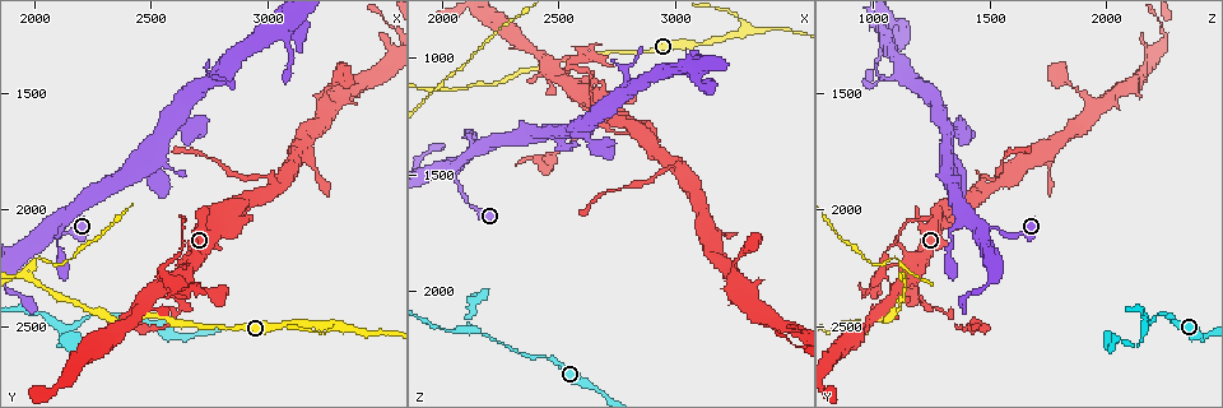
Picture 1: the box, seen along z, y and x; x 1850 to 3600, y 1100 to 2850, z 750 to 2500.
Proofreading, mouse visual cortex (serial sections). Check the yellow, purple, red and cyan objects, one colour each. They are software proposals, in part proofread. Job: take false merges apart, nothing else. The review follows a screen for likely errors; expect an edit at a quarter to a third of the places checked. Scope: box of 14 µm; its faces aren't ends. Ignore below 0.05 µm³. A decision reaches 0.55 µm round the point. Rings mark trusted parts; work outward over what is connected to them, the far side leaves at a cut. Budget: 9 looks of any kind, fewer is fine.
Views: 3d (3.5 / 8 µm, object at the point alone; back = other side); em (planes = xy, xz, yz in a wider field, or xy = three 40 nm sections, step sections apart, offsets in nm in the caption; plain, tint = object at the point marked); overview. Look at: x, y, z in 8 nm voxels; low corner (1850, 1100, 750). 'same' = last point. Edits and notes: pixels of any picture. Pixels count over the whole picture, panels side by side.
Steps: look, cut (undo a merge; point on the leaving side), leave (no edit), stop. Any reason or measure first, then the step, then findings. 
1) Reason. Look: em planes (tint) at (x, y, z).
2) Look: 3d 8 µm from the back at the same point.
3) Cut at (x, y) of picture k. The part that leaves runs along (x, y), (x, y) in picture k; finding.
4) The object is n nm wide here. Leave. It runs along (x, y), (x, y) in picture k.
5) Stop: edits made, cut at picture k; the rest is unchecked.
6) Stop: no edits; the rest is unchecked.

A fork. Look: 3d 3.5 µm at (3310, 2510, 880).

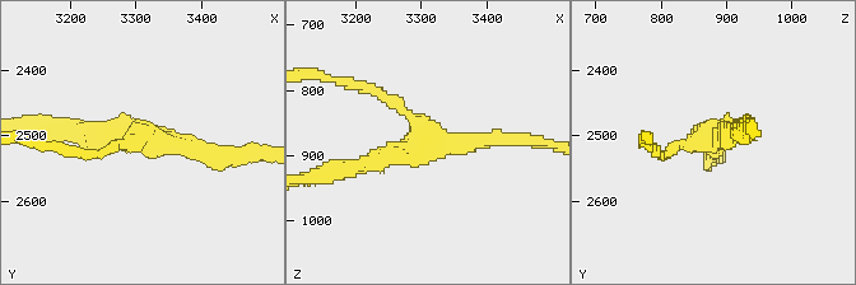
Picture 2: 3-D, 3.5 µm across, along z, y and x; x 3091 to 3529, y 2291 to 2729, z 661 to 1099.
Now the EM. Look: em planes (tint) at (3300, 2500, 885).

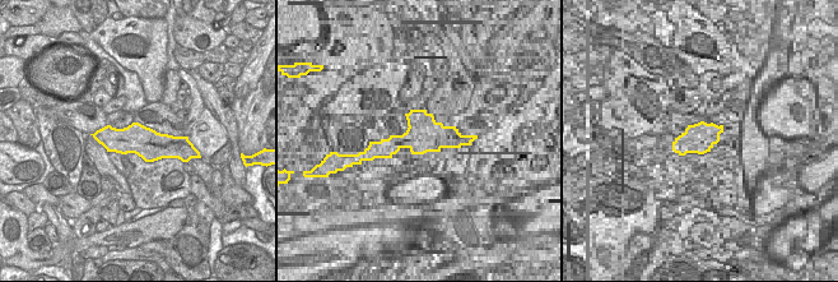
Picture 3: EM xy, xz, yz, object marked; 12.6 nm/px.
Leave. It runs along (97, 135), (175, 143) in picture 3; one cell here.

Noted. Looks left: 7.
Sharp bend. Look: 3d 8 µm at (3020, 1910, 1470).

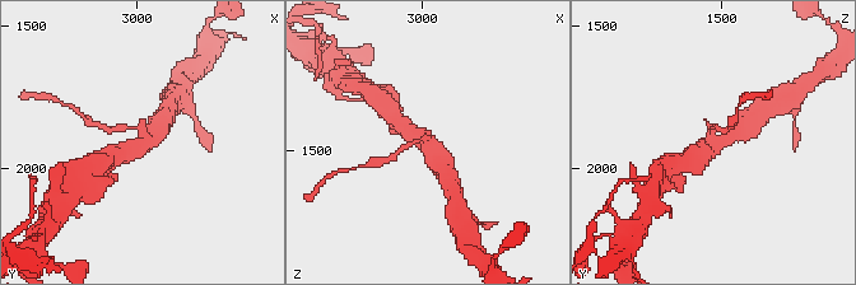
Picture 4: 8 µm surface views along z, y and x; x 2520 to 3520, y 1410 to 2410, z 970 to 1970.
3 arms meet here; the arms are 150, 500, 500 nm wide. Look: em planes (tint) at (3030, 1910, 1480).

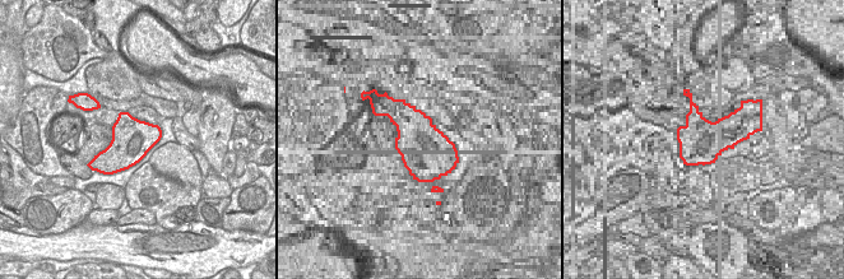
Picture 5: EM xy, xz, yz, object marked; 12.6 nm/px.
Cut at (116, 129) of picture 4. The part that leaves runs along (142, 131), (96, 124) in picture 4; a second cell is stuck on.

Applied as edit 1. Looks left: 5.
Four-way junction. Look: 3d 3.5 µm at (1970, 2270, 1130).

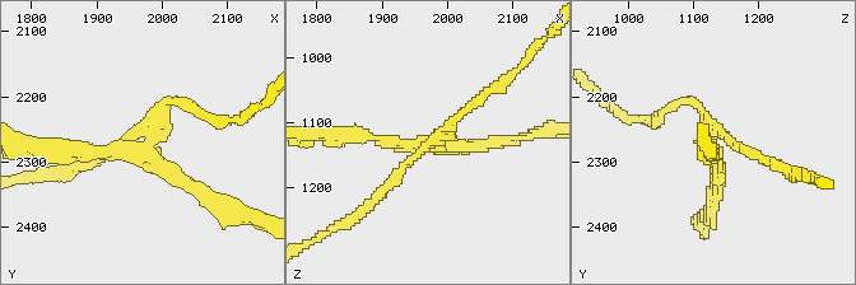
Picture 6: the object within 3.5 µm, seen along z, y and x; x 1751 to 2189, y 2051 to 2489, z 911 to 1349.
4 arms meet here; the arms are 100, 150, 150, 150 nm wide; need the tissue. Look: em xy step 1 (tint) at (1970, 2280, 1125).

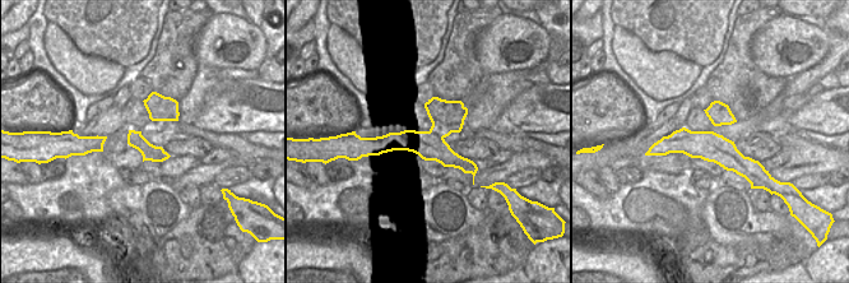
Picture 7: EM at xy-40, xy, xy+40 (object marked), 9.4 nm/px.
Cut at (395, 182) of picture 6. A border runs along (430, 130), (442, 138) in picture 7; two cells meet here.

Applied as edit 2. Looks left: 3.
Look: overview.

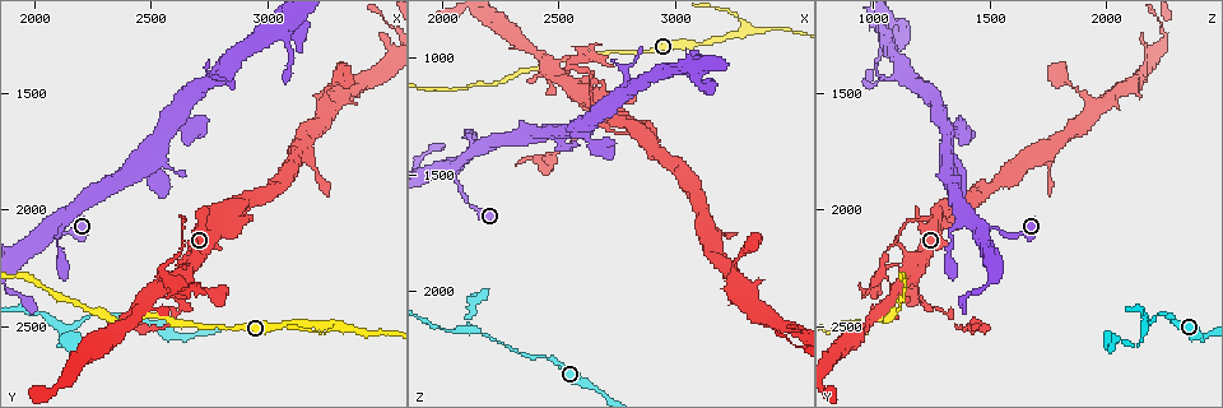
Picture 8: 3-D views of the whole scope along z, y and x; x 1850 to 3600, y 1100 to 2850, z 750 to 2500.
Three-way junction. Look: 3d 8 µm at (2130, 2520, 2170).

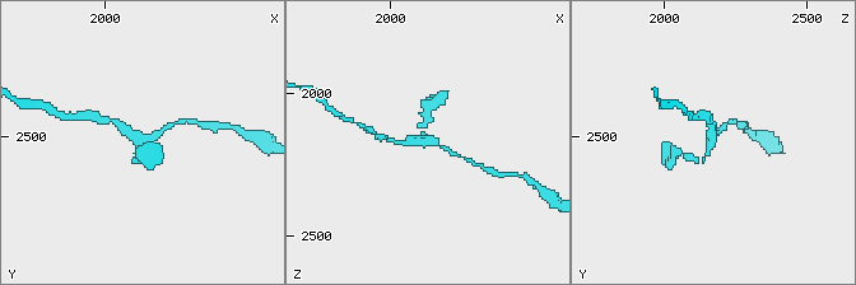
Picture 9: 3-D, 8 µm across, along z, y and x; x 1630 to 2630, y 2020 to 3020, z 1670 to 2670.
3 arms meet here; the arms are 150, 200, 200 nm wide; now the EM. Look: em xy step 1 (tint) at (2130, 2510, 2170).

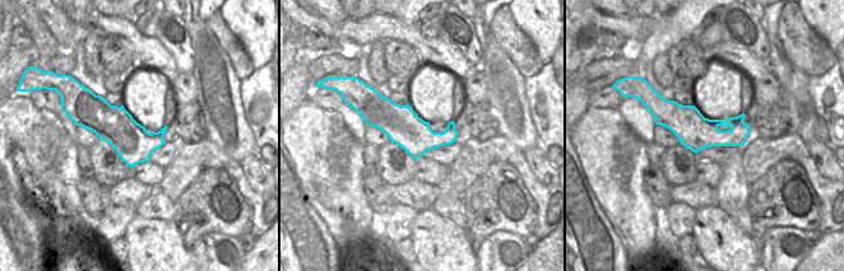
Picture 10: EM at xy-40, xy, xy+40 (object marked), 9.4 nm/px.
The object is 340 nm wide here. Leave. It runs along (725, 122), (708, 154), (691, 157) in picture 9; all the same cell.

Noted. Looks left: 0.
Stop: edits made, cut at picture 4, cut at picture 6; the rest is unchecked.

